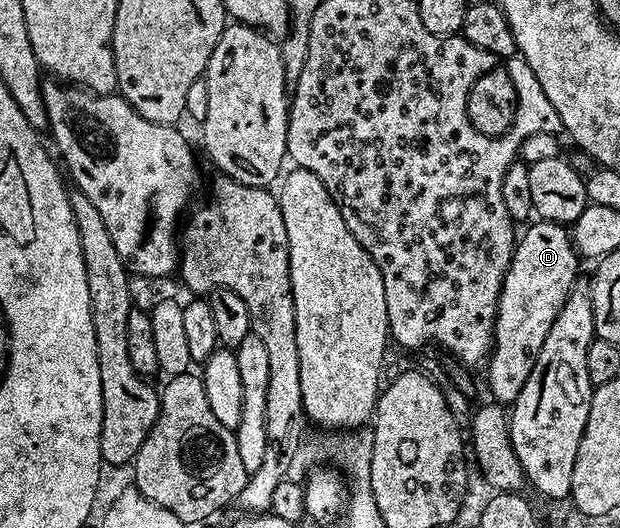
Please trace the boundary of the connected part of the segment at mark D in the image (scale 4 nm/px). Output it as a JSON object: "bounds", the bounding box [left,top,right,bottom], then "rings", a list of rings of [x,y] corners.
{"bounds":[487,219,579,406],"rings":[[[538,219],[536,223],[530,223],[522,236],[520,233],[498,298],[493,351],[489,353],[487,369],[489,392],[493,395],[490,397],[502,406],[511,406],[519,398],[519,390],[523,390],[523,382],[527,382],[535,358],[539,358],[539,350],[543,350],[555,314],[559,314],[563,302],[567,302],[567,294],[579,279],[579,257],[570,229],[550,220]]]}

